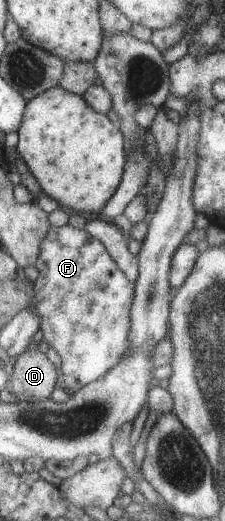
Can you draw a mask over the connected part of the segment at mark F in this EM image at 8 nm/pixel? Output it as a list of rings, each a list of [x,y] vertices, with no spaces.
[[[69,224],[52,228],[41,244],[40,259],[35,267],[40,272],[33,284],[43,339],[62,360],[61,370],[65,387],[77,393],[87,384],[92,384],[107,372],[113,371],[113,368],[124,360],[124,355],[131,350],[129,332],[132,332],[132,307],[136,299],[136,284],[123,273],[107,246],[99,238],[92,236],[85,229],[79,230]]]

